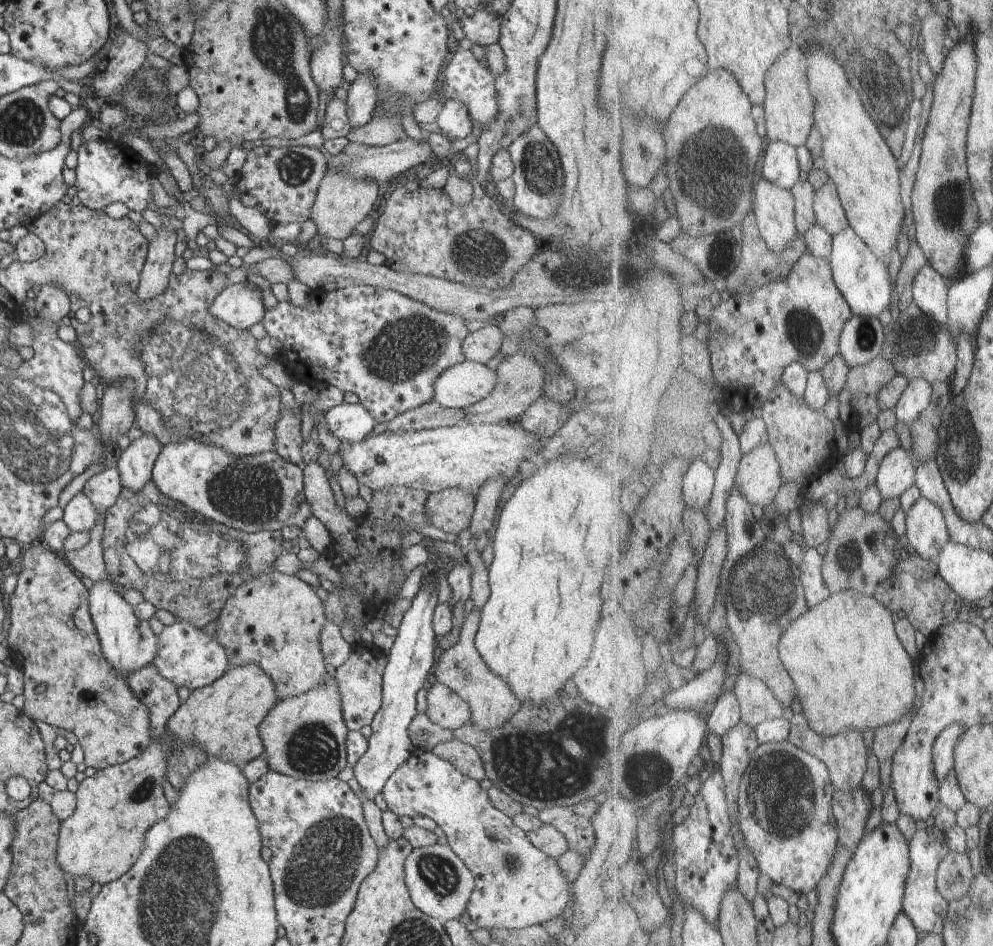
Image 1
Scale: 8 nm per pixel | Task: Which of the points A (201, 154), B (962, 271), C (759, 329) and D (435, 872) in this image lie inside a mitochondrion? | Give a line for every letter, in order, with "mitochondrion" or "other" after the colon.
A: other
B: other
C: other
D: mitochondrion

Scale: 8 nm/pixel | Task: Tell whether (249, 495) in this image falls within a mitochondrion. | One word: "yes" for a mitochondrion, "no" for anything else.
yes

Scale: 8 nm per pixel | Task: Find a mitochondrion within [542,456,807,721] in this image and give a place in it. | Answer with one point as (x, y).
(767, 593)

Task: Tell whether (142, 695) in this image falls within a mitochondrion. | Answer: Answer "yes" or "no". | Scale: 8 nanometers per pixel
no

